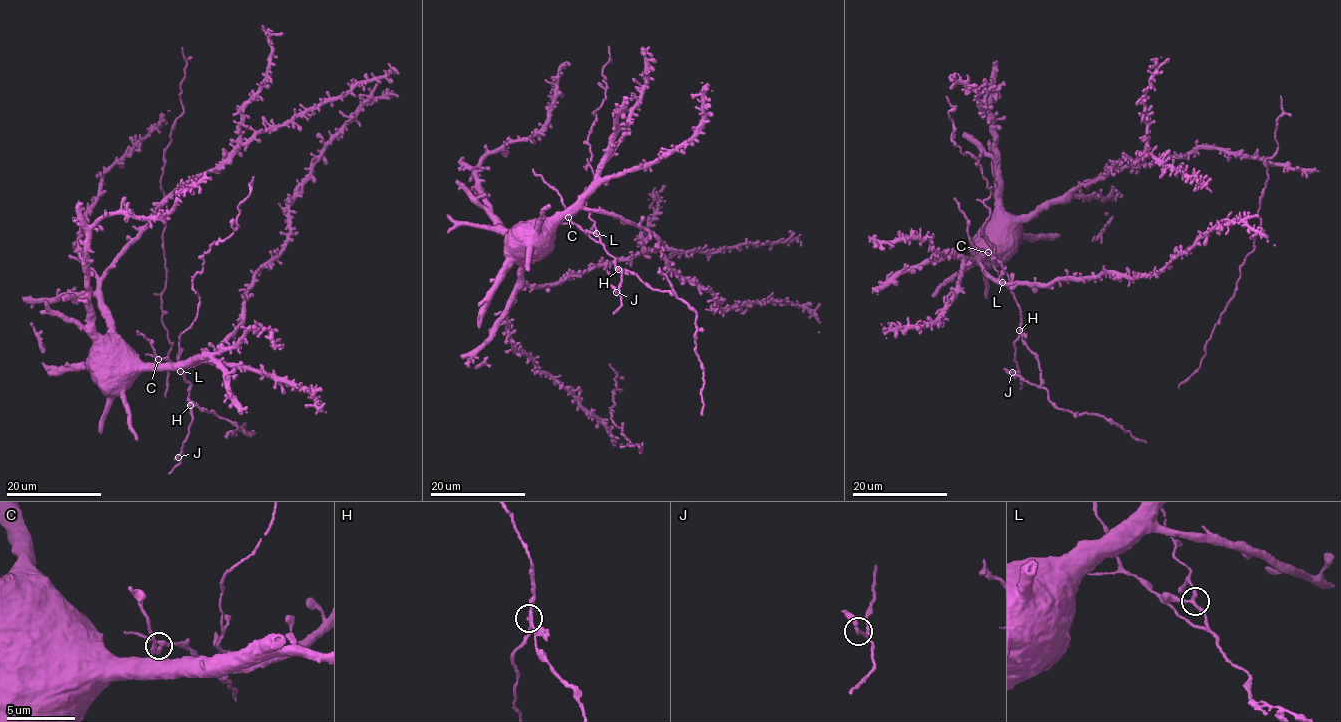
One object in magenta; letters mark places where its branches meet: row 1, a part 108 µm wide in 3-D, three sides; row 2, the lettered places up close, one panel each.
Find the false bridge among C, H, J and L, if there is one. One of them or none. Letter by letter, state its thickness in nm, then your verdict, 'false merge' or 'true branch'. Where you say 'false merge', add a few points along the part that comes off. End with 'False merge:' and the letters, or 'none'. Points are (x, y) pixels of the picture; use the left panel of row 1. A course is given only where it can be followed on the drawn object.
C: 170 nm thick; true branch
H: 240 nm thick; false merge; foreign part runs (190, 405), (227, 419), (245, 433), (252, 432), (246, 434), (241, 425), (244, 423), (243, 428), (231, 435)
J: 240 nm thick; true branch
L: 240 nm thick; true branch
False merge: H

